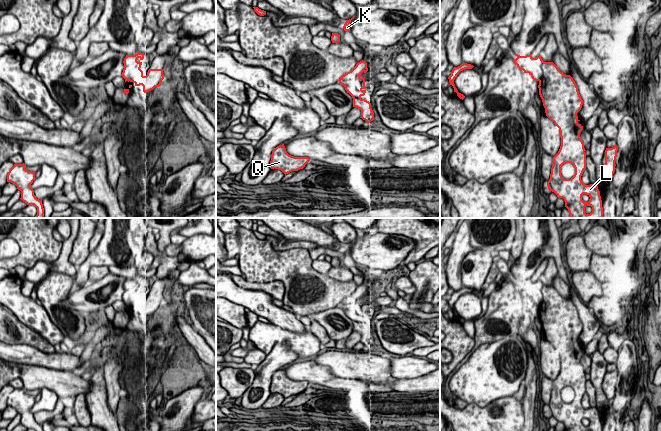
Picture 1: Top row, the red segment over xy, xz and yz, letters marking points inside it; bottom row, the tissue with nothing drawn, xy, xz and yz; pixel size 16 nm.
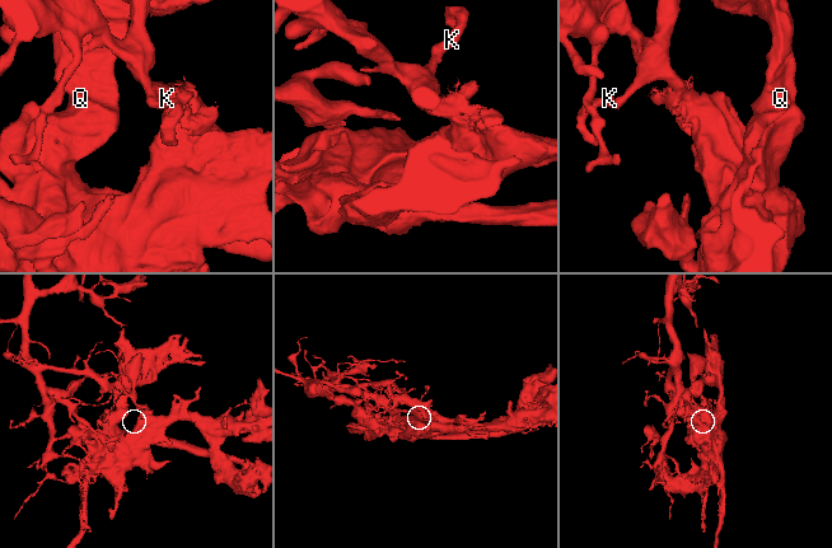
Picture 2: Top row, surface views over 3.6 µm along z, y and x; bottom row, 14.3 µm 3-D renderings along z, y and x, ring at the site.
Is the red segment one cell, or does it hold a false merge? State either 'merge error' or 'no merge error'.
merge error

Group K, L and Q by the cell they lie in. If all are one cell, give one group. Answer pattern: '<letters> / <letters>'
K / L Q

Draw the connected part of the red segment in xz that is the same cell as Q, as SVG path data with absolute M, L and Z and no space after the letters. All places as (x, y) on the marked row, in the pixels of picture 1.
M284 144L277 146L271 154L270 168L281 170L285 175L303 169L310 161L308 157L294 157L287 153Z

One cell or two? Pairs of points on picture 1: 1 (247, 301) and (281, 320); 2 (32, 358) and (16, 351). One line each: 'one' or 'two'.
1: one
2: one

